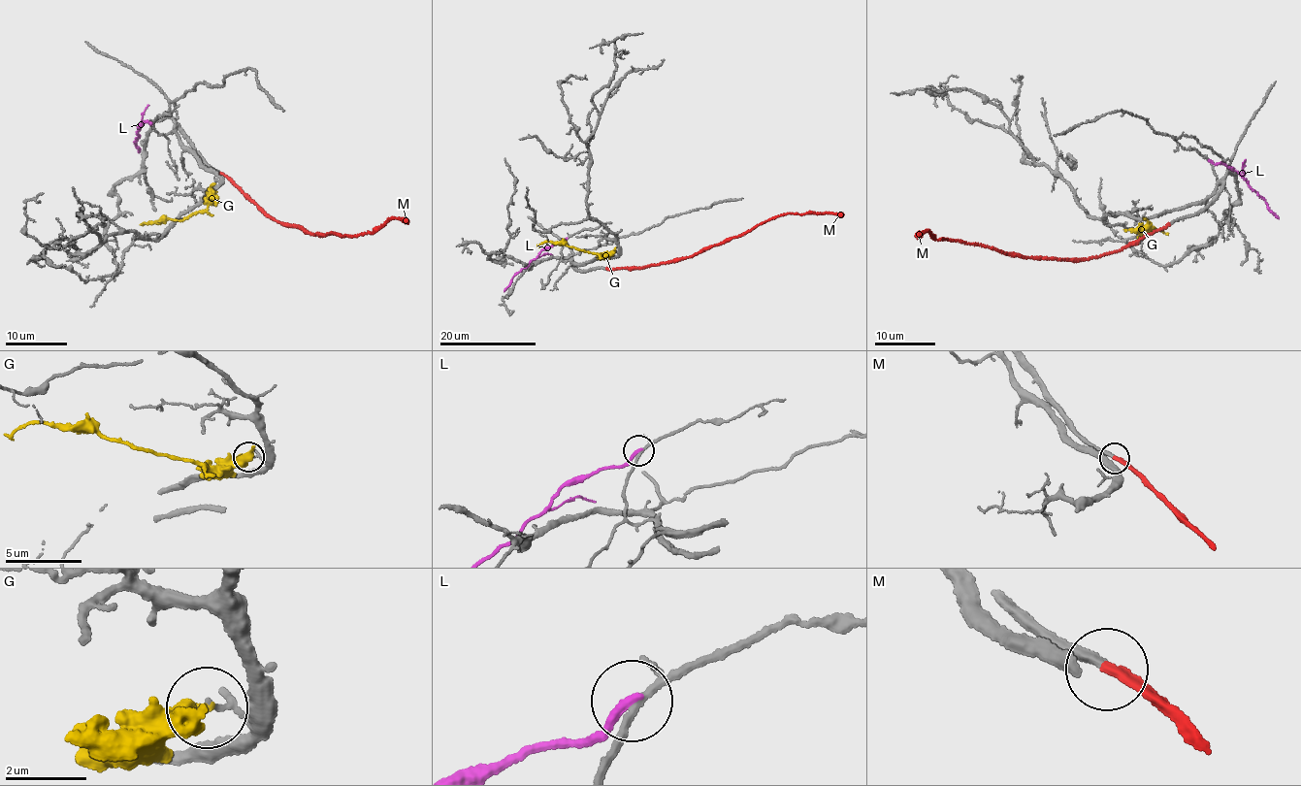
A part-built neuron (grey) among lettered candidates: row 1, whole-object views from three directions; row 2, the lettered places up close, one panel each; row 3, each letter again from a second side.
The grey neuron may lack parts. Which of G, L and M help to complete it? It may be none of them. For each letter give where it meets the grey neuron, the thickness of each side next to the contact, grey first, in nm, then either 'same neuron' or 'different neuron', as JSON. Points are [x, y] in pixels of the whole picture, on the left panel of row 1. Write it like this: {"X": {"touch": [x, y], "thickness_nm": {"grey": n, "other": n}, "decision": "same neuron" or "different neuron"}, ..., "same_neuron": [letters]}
{"G": {"touch": [214, 183], "thickness_nm": {"grey": 140, "other": 240}, "decision": "different neuron"}, "L": {"touch": [150, 123], "thickness_nm": {"grey": 140, "other": 240}, "decision": "different neuron"}, "M": {"touch": [220, 173], "thickness_nm": {"grey": 260, "other": 320}, "decision": "same neuron"}, "same_neuron": ["M"]}

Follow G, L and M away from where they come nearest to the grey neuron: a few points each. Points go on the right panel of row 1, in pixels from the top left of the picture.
G: (1143, 218), (1147, 221), (1147, 230), (1139, 236), (1155, 228), (1168, 234)
L: (1210, 160), (1235, 171), (1279, 218)
M: (1169, 224), (1125, 248), (1078, 262), (1020, 257), (977, 244), (935, 239), (928, 231), (915, 237)

